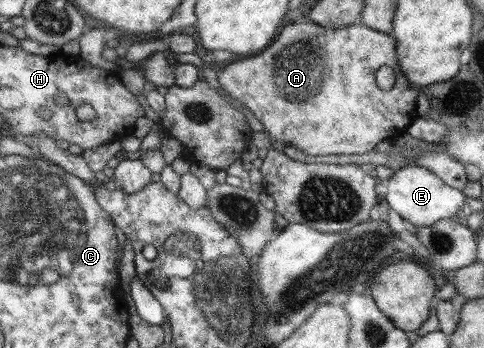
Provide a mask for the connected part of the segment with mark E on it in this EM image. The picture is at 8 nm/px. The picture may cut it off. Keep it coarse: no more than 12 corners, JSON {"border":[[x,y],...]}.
{"border":[[420,165],[386,182],[389,207],[414,226],[450,219],[464,195]]}

